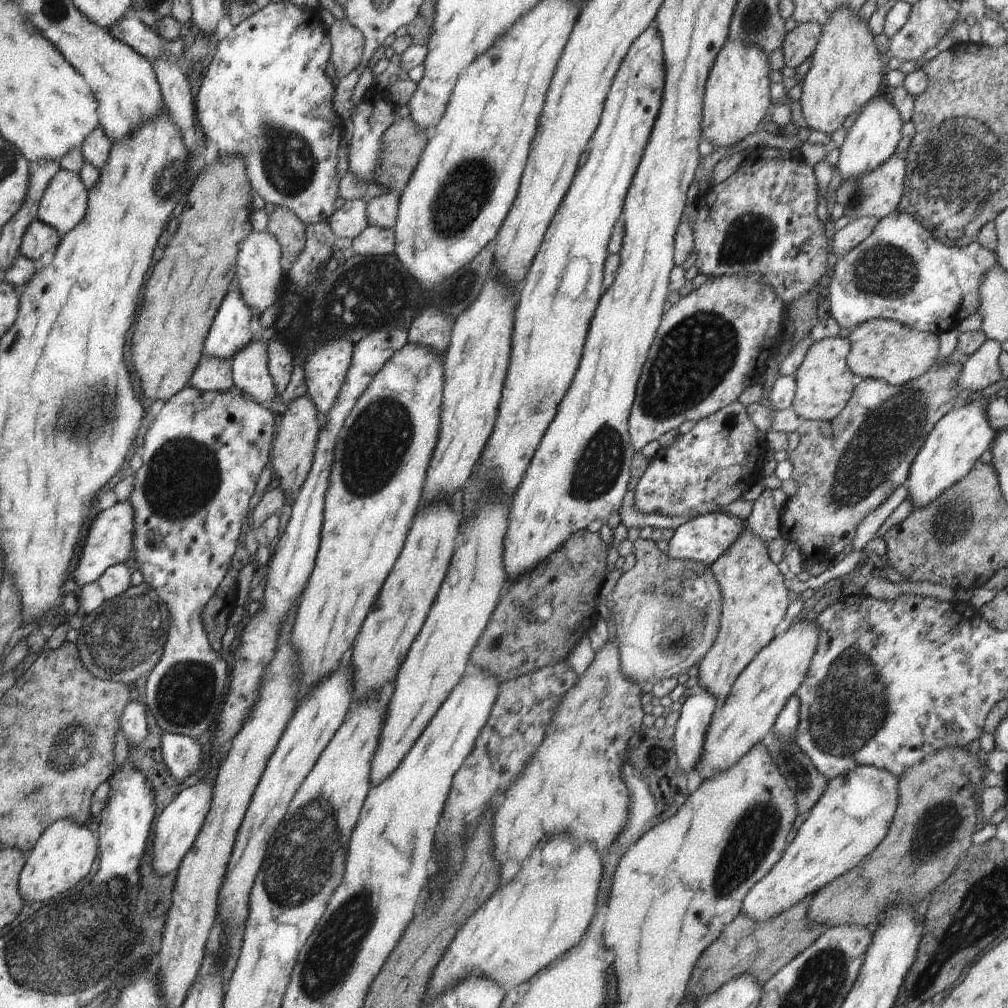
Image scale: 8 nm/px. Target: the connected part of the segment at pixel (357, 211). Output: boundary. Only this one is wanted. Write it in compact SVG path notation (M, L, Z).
M359 199L345 201L339 210L332 213L328 223L336 238L354 240L358 234L368 227L366 205L363 200Z

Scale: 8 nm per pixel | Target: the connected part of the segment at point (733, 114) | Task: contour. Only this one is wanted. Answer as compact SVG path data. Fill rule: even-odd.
M732 40L724 43L710 69L705 86L701 110L702 140L711 142L716 149L719 146L728 148L756 132L771 106L770 70L767 54L757 46Z

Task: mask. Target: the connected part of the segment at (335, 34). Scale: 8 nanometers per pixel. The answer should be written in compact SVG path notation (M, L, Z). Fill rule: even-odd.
M346 18L337 20L328 30L331 42L329 60L336 72L336 82L344 80L359 68L363 55L365 36Z

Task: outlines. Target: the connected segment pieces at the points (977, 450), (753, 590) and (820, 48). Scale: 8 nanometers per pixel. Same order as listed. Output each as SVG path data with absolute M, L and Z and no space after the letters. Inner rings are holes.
M980 399L955 406L952 412L944 415L935 424L910 467L907 498L911 500L913 508L928 506L947 488L963 479L974 468L980 456L991 447L996 434L987 421L985 404Z
M745 521L741 535L710 567L721 588L721 625L710 650L700 659L698 678L700 686L714 698L725 700L738 675L775 638L776 627L786 614L792 594L778 565L770 560L767 545L746 527Z
M840 7L830 13L821 27L810 68L801 82L801 110L813 134L816 130L831 134L842 128L846 118L878 96L880 84L885 83L885 56L878 51L868 23L860 20L858 14L859 11Z

